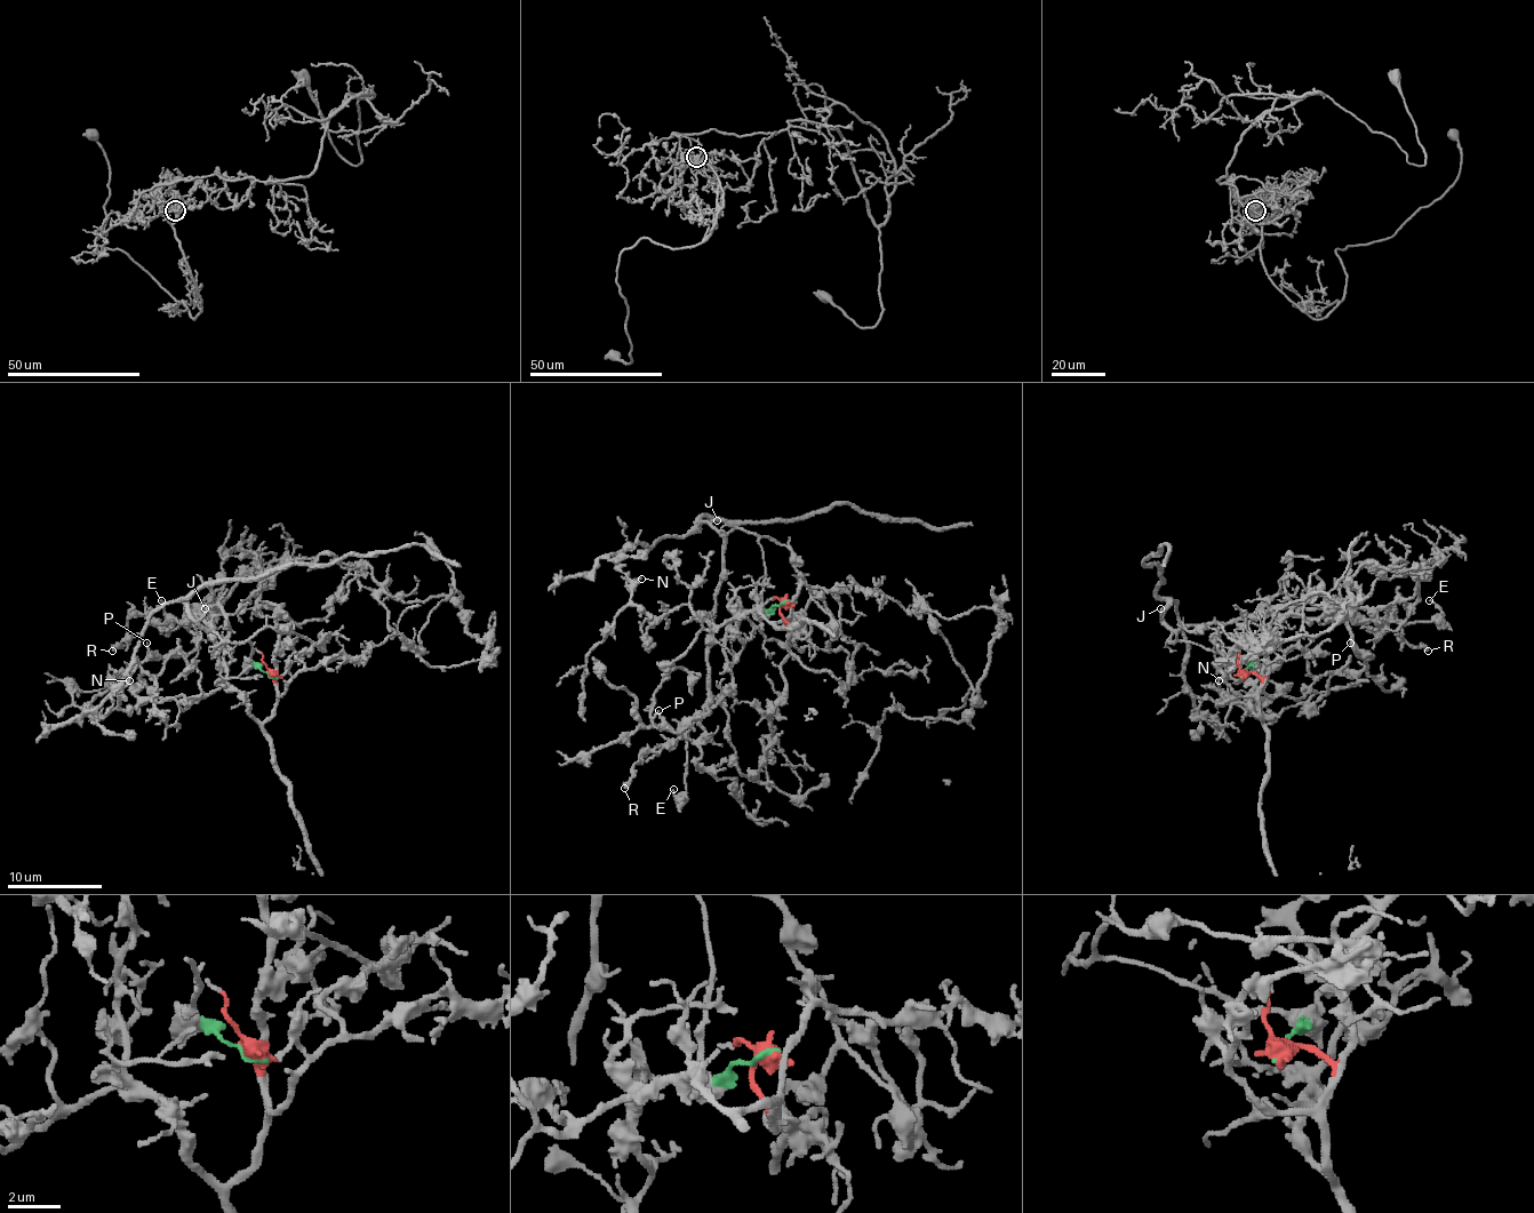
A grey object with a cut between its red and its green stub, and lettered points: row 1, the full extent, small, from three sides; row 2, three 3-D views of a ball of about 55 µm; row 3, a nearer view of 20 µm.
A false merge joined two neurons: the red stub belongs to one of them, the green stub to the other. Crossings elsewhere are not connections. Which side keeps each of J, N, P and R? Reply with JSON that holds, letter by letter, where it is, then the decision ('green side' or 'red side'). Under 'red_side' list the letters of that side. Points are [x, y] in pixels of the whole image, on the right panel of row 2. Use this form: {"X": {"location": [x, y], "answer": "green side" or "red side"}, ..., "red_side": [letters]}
{"J": {"location": [1160, 608], "answer": "green side"}, "N": {"location": [1219, 680], "answer": "red side"}, "P": {"location": [1350, 643], "answer": "green side"}, "R": {"location": [1428, 651], "answer": "red side"}, "red_side": ["N", "R"]}

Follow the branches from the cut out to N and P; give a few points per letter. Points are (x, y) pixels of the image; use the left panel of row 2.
N: (273, 675), (276, 710), (260, 723), (236, 692), (214, 689), (183, 708), (164, 699), (119, 705), (128, 679)
P: (273, 677), (249, 661), (252, 644), (221, 639), (197, 615), (197, 644), (188, 653), (157, 656), (148, 641)

